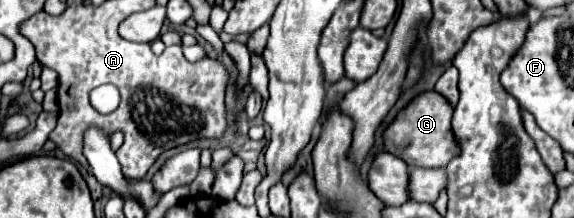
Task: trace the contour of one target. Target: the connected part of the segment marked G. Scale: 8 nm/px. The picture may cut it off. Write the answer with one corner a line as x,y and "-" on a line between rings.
422,92
408,106
404,106
396,118
386,126
384,150
402,158
408,166
422,166
422,168
444,168
452,154
456,154
456,142
452,142
452,108
440,94
436,92

